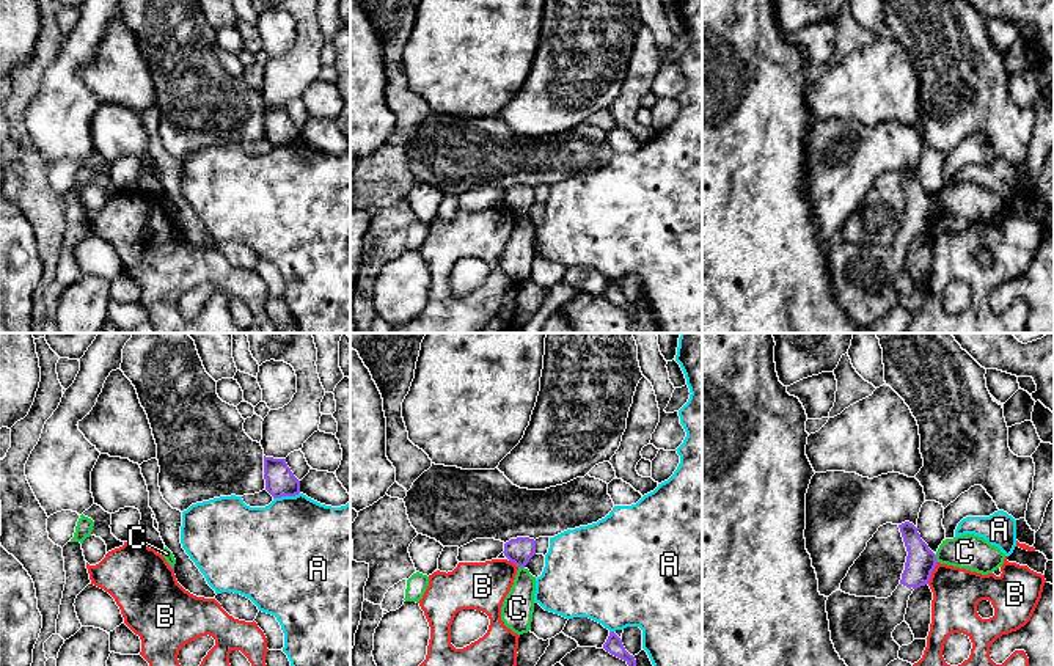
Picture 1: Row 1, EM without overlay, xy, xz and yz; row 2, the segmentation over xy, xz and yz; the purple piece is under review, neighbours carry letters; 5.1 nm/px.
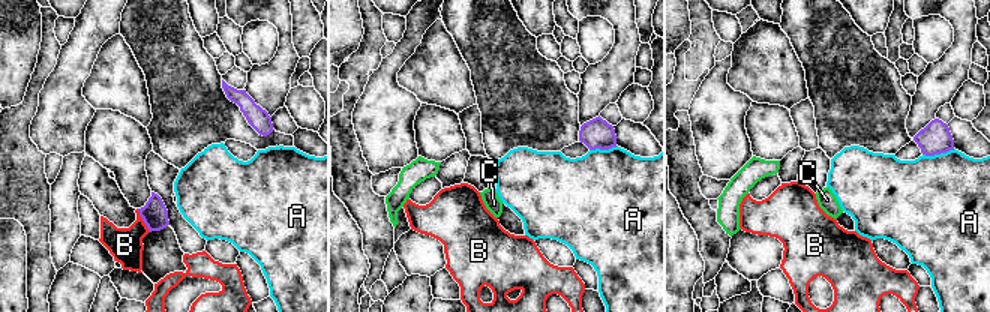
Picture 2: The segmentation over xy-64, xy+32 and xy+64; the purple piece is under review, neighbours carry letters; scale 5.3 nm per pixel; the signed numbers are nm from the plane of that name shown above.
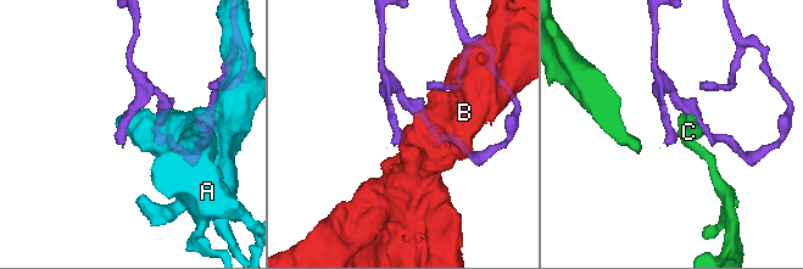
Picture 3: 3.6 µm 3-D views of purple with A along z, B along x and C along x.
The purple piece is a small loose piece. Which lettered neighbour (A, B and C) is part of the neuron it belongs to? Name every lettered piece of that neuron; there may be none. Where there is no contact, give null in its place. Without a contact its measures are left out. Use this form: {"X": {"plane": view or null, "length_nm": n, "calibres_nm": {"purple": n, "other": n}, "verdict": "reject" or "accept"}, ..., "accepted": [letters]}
{"A": {"plane": "xy", "length_nm": 140, "calibres_nm": {"purple": 160, "other": 480}, "verdict": "reject"}, "B": {"plane": "yz", "length_nm": 130, "calibres_nm": {"purple": 160, "other": 240}, "verdict": "reject"}, "C": {"plane": "yz", "length_nm": 40, "calibres_nm": {"purple": 160, "other": 180}, "verdict": "reject"}, "accepted": []}

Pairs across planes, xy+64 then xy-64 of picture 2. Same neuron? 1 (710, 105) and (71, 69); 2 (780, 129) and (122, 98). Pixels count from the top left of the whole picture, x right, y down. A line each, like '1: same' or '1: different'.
1: same
2: different

